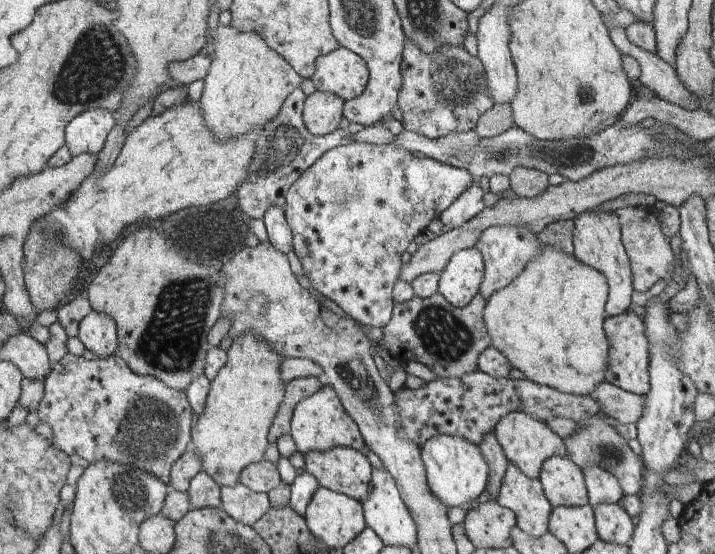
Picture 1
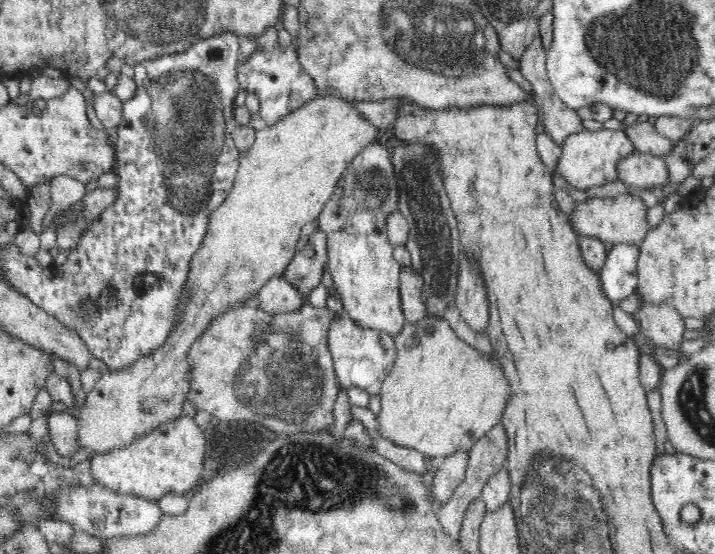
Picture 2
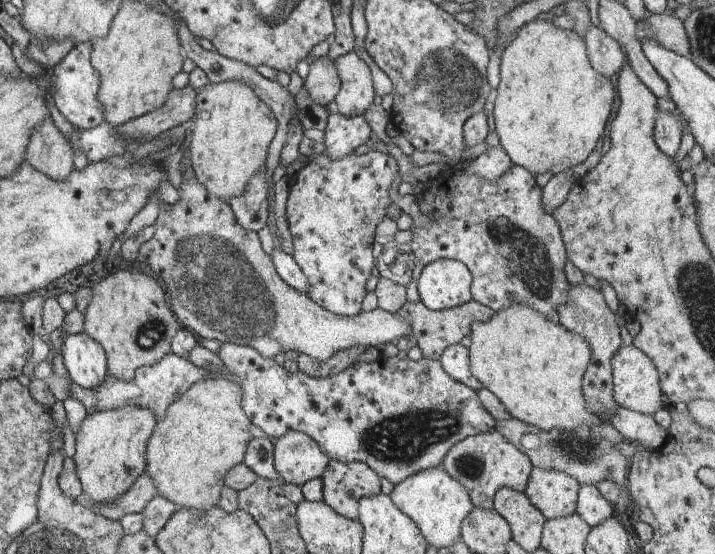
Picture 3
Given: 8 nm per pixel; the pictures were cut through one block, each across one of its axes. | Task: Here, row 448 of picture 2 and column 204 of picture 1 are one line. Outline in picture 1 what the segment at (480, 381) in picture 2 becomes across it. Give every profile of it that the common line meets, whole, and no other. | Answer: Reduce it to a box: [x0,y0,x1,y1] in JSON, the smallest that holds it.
[192,330,286,487]

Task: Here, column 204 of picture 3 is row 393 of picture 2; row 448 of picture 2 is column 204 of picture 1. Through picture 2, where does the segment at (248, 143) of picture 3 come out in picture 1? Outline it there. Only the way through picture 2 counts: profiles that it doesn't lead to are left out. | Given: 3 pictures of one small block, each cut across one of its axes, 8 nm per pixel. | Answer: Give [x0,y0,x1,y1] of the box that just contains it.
[199,25,302,139]

